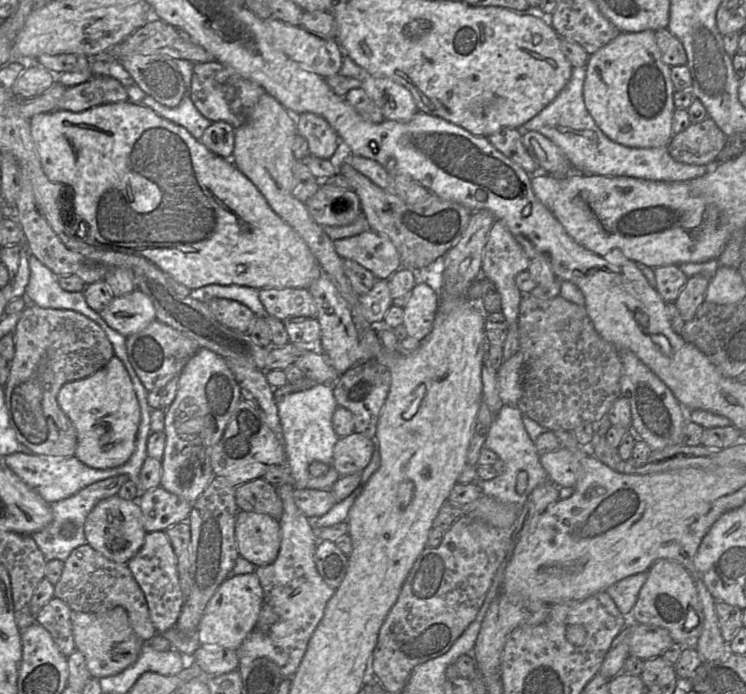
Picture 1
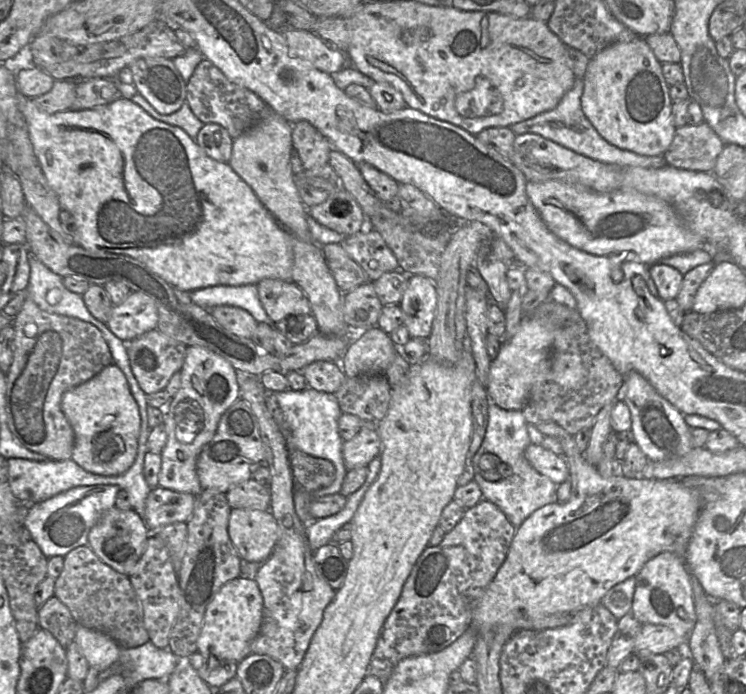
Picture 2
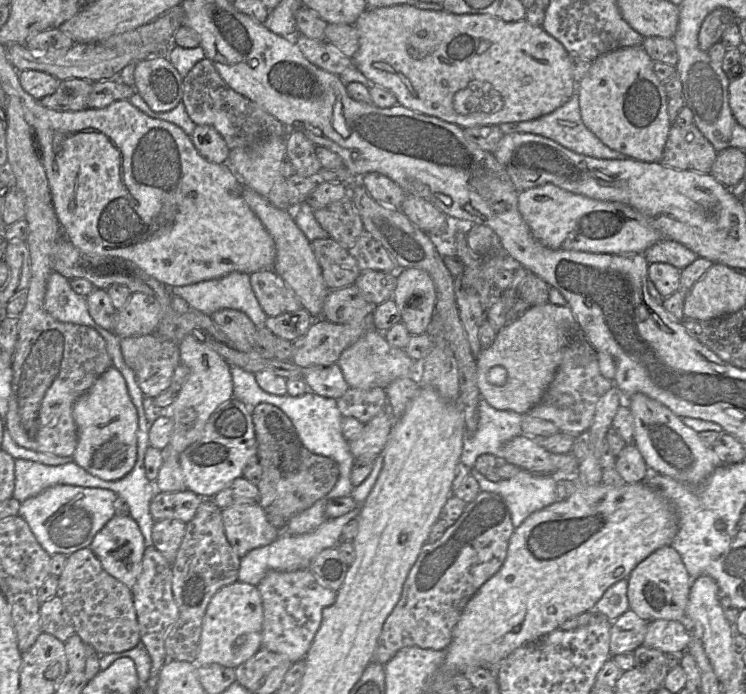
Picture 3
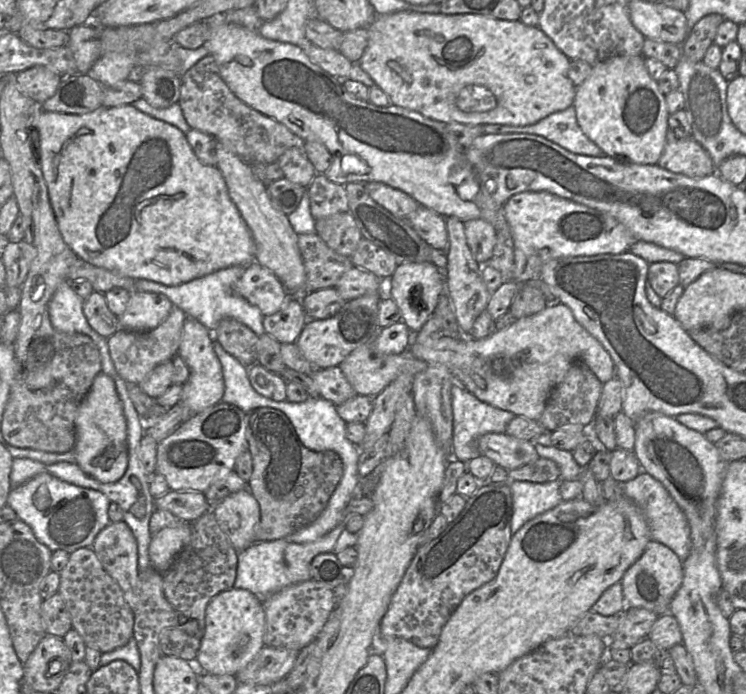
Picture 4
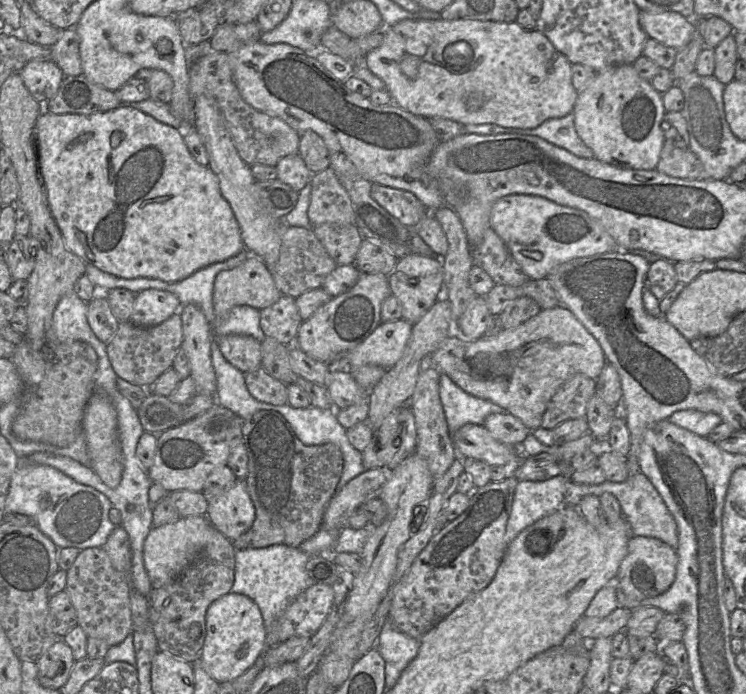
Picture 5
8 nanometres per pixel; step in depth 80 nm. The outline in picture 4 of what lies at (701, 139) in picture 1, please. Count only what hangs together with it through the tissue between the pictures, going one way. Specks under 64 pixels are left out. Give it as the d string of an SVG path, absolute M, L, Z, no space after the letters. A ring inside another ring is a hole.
M668 128L663 152L658 166L690 178L703 178L715 173L708 152L694 138L676 138Z

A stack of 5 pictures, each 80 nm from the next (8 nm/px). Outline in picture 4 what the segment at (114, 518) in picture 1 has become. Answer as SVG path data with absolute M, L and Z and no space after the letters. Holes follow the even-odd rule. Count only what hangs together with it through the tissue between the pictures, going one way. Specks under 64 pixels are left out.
M124 521L116 523L110 522L110 524L96 536L91 548L105 571L120 586L126 602L134 612L140 600L141 590L137 542L129 526Z

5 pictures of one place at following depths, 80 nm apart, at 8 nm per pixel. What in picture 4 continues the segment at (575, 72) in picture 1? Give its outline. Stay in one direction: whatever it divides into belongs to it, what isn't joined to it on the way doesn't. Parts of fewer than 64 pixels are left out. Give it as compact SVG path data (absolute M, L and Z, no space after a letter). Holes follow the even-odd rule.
M572 105L531 125L486 124L482 127L485 134L536 134L575 154L594 157L604 155L602 150L579 127L576 111Z

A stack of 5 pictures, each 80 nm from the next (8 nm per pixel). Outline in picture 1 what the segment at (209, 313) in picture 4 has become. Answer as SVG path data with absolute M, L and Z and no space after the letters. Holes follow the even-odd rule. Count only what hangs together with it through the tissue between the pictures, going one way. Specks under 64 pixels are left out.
M211 284L193 292L204 301L212 298L235 300L247 306L256 316L266 318L268 315L259 299L259 289L254 287Z

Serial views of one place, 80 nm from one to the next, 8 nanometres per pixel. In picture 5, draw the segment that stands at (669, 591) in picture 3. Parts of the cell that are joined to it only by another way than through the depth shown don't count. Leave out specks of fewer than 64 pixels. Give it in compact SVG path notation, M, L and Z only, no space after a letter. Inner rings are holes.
M633 535L628 543L627 555L621 562L616 585L636 600L658 596L672 585L677 562L676 550L665 542L653 537Z

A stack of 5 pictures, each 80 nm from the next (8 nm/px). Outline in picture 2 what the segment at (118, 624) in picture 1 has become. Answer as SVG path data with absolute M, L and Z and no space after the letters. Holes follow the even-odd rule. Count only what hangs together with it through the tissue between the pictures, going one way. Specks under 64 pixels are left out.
M77 625L74 641L89 667L94 667L101 672L118 661L121 648L104 633Z

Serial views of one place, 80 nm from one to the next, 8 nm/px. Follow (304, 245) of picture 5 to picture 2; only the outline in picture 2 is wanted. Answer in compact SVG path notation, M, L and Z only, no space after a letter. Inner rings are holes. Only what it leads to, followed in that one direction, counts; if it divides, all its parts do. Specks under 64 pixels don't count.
M340 243L324 244L321 250L338 288L343 293L369 282L362 267L347 254Z

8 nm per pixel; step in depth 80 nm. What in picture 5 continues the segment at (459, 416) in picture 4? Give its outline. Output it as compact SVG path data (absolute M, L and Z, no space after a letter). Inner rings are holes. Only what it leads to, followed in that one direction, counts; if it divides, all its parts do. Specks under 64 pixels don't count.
M444 373L439 379L439 396L451 439L452 434L465 424L482 425L491 414L507 413L490 401L466 393Z

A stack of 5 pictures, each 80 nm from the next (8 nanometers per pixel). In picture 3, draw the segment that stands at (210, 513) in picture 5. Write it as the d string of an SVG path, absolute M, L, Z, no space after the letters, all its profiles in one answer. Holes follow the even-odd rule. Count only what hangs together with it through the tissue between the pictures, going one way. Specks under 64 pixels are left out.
M259 503L223 508L222 520L226 538L240 558L253 549L269 545L280 535Z

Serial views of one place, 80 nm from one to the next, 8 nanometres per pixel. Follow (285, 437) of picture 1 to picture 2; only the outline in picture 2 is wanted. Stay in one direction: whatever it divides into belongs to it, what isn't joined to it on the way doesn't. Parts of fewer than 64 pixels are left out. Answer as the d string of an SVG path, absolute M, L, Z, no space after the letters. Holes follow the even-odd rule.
M306 387L300 391L291 389L282 392L266 390L265 396L266 398L269 396L274 396L276 398L276 402L283 411L290 426L293 444L299 450L310 456L329 460L334 464L336 469L335 479L331 485L314 492L307 492L303 489L295 490L295 511L302 523L307 526L316 520L310 513L312 499L340 493L344 478L348 472L342 454L344 441L339 434L338 428L338 420L342 411L334 393L322 392L310 387Z

